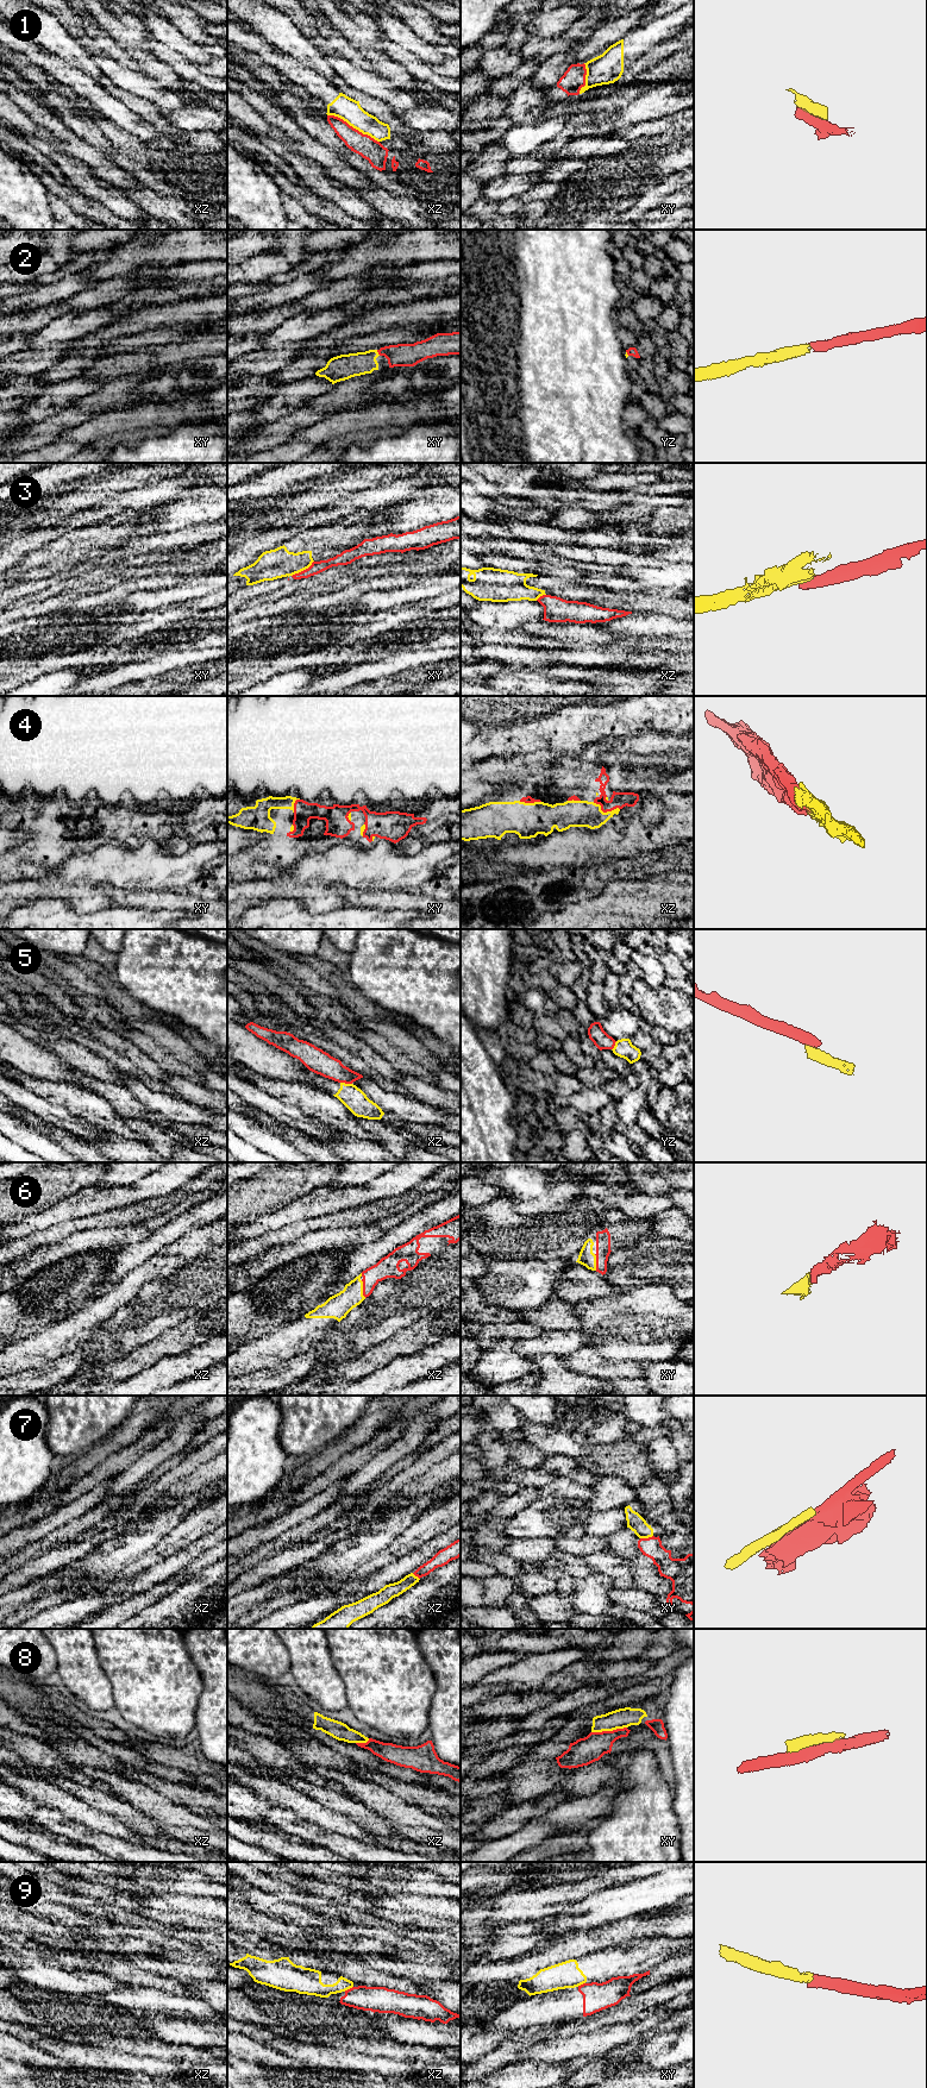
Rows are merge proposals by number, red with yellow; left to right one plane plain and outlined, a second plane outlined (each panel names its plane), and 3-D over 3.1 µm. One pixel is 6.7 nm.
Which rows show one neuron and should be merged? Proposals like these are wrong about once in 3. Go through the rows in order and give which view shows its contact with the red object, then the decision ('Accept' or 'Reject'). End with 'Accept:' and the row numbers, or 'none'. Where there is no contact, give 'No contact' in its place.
1: Touches red in xz. Reject
2: Touches red in xy. Accept
3: Touches red in xy. Reject
4: Touches red in xz. Accept
5: Touches red in xz. Reject
6: Touches red in xz. Accept
7: Touches red in xy. Reject
8: Touches red in xy. Reject
9: Touches red in xz. Reject
Accept: 2, 4, 6

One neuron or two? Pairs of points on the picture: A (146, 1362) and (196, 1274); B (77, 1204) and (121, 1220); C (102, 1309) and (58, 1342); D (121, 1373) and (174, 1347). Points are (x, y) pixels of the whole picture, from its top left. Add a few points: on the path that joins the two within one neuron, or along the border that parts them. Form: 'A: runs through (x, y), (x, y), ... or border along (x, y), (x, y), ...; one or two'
A: border along (168, 1331), (162, 1336); two
B: border along (129, 1205), (74, 1220); two
C: runs through (92, 1316), (69, 1334); one
D: runs through (135, 1362), (161, 1347); one

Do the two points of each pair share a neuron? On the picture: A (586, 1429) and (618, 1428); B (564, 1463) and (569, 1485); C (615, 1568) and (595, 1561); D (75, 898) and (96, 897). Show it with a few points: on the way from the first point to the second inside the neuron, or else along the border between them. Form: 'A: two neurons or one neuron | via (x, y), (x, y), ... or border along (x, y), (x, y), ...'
A: one neuron | via (594, 1428), (609, 1428)
B: two neurons | border along (556, 1475), (571, 1478), (588, 1486)
C: one neuron | via (611, 1566), (600, 1561)
D: one neuron | via (80, 898), (92, 898)

